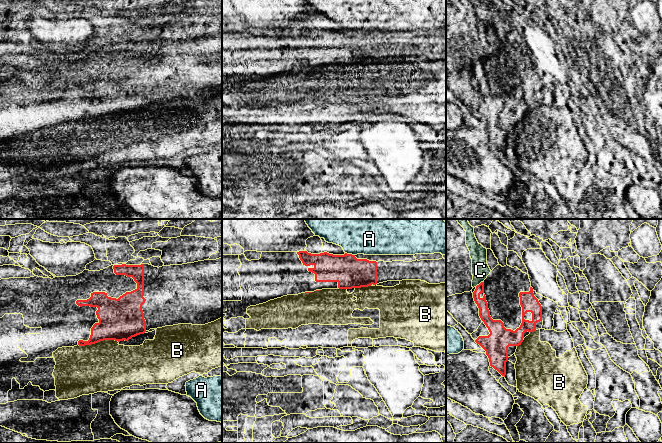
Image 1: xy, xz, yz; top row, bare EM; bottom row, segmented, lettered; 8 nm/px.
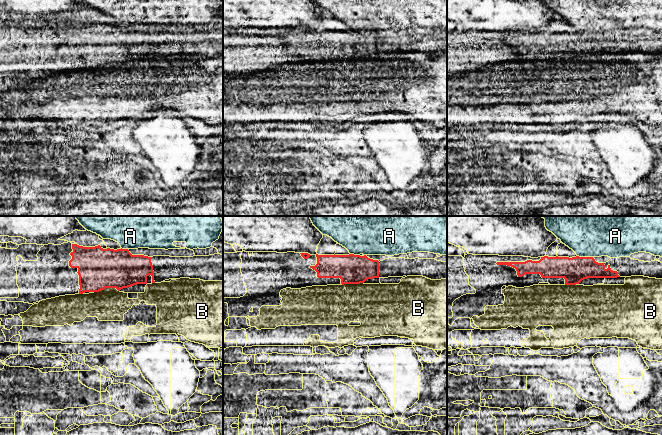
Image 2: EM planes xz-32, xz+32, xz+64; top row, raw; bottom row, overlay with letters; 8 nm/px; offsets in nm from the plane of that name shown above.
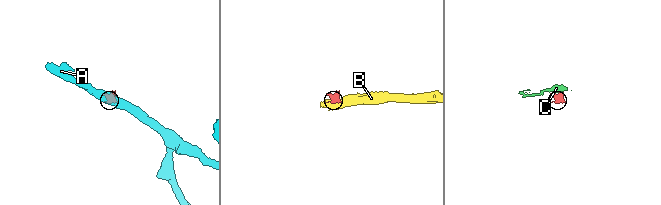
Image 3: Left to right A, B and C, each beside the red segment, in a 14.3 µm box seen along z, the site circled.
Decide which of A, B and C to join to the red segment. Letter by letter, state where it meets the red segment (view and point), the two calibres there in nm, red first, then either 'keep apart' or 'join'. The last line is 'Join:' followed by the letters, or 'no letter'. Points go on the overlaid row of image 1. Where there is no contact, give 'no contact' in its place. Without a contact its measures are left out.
A: meets red in xz at (350, 254); 260 nm thick on the red side, 460 nm on the other; keep apart
B: meets red in xy at (98, 341); 340 nm thick on the red side, 400 nm on the other; keep apart
C: meets red in yz at (479, 284); 90 nm thick on the red side, 140 nm on the other; keep apart
Join: no letter

